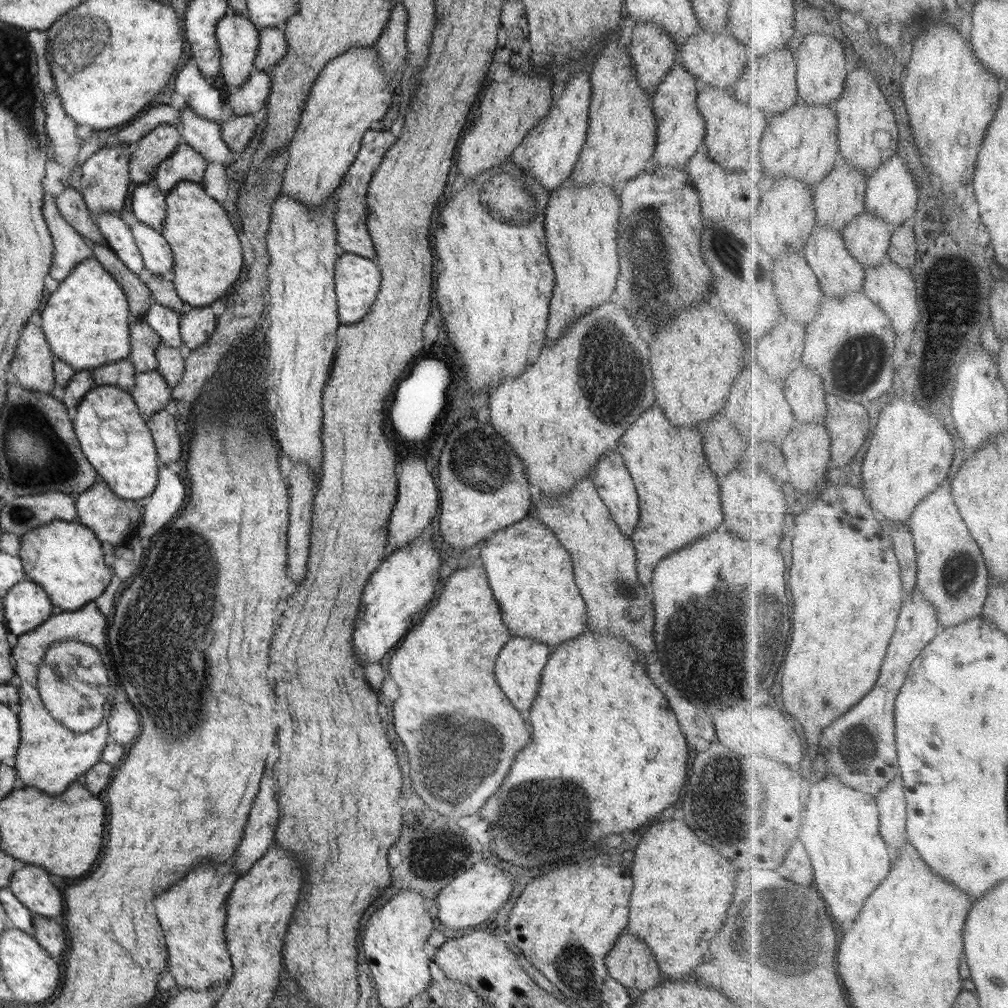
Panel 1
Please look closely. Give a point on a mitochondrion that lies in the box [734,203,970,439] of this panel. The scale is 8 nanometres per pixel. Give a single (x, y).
(854, 358)

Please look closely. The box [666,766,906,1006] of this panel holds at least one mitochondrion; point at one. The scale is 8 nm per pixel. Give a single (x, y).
(767, 924)

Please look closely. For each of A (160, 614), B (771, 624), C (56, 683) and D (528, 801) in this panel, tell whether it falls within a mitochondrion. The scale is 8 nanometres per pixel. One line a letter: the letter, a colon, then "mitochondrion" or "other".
A: mitochondrion
B: mitochondrion
C: mitochondrion
D: mitochondrion

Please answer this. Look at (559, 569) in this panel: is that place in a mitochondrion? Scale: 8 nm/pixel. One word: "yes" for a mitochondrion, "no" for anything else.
no

